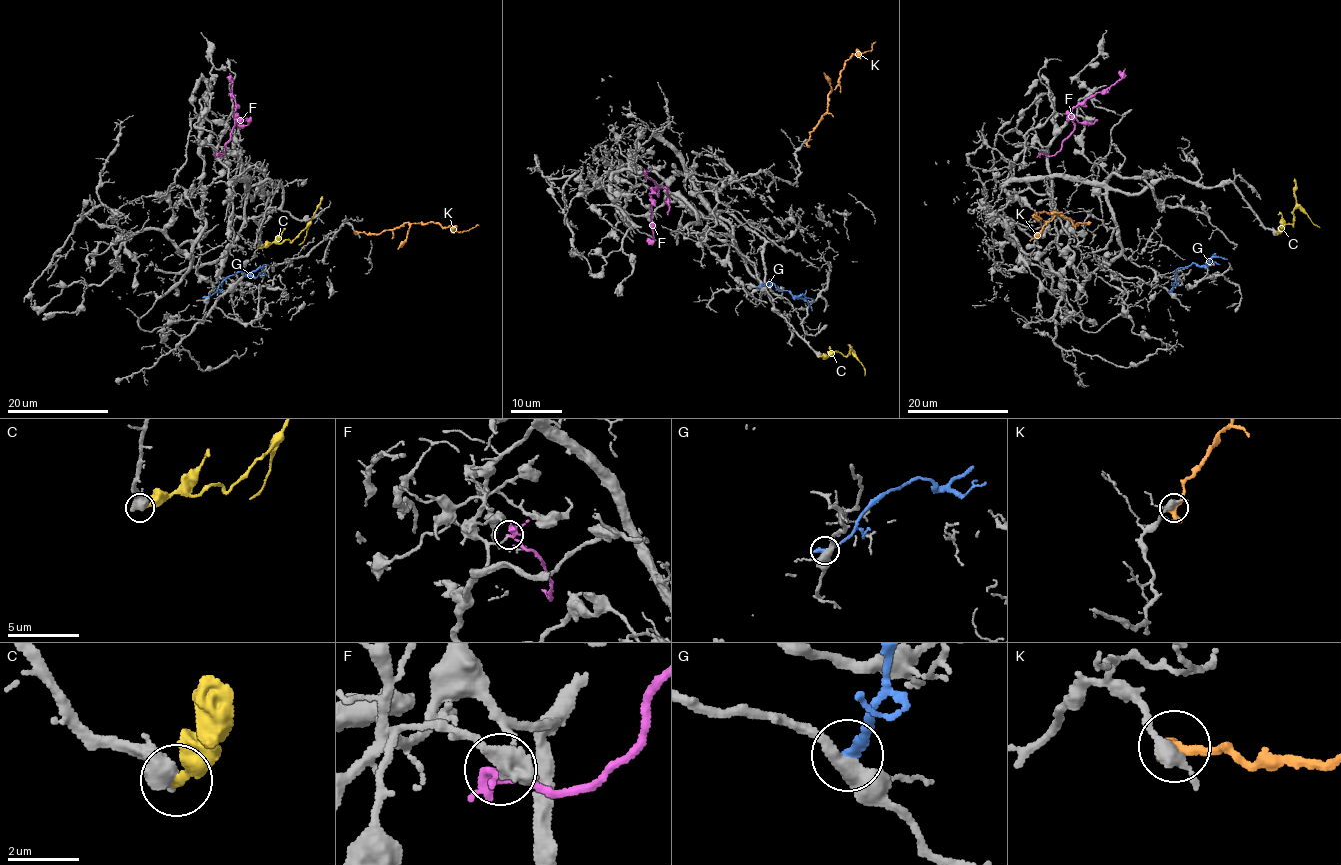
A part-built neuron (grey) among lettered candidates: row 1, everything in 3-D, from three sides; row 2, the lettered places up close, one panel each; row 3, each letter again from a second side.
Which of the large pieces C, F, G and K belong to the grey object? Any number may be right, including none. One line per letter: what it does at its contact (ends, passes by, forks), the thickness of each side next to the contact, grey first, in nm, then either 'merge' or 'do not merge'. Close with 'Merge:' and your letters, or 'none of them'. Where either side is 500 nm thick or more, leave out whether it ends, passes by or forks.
C: 700 nm thick on the grey side, 260 nm on the other; do not merge
F: it forks there; 120 nm thick on the grey side, 240 nm on the other; do not merge
G: it ends there; 480 nm thick on the grey side, 360 nm on the other; do not merge
K: it ends there; 340 nm thick on the grey side, 460 nm on the other; do not merge
Merge: none of them

